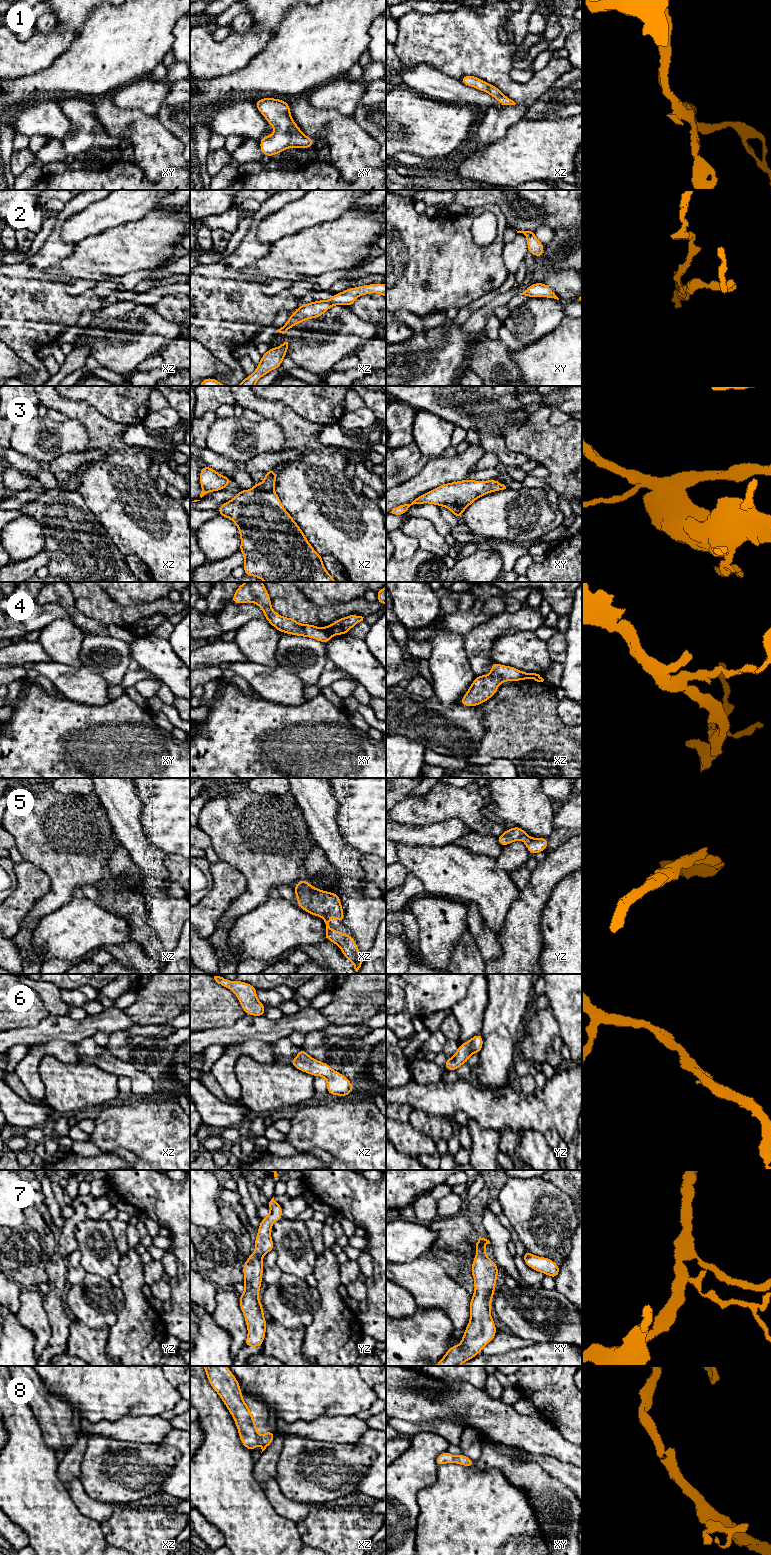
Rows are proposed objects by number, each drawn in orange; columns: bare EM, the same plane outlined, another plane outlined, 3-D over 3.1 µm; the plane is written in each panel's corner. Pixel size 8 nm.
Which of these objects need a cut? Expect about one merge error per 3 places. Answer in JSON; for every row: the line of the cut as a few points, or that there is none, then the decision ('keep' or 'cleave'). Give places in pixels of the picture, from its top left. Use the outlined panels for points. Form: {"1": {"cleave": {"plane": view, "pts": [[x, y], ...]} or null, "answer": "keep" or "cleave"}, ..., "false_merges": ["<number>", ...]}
{"1": {"cleave": null, "answer": "keep"}, "2": {"cleave": null, "answer": "keep"}, "3": {"cleave": {"plane": "xy", "pts": [[439, 505], [458, 504], [464, 508]]}, "answer": "cleave"}, "4": {"cleave": {"plane": "xy", "pts": [[322, 628], [331, 635]]}, "answer": "cleave"}, "5": {"cleave": null, "answer": "keep"}, "6": {"cleave": null, "answer": "keep"}, "7": {"cleave": null, "answer": "keep"}, "8": {"cleave": null, "answer": "keep"}, "false_merges": ["3", "4"]}

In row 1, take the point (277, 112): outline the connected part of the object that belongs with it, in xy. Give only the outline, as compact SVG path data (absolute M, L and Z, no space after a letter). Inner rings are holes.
M262 98L254 104L276 132L261 138L260 149L264 156L272 157L291 147L306 149L314 146L312 137L305 136L291 118L286 101Z

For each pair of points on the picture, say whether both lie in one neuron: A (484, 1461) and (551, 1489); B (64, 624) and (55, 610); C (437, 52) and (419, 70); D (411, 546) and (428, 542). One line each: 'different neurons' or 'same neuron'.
A: same neuron
B: different neurons
C: different neurons
D: different neurons

